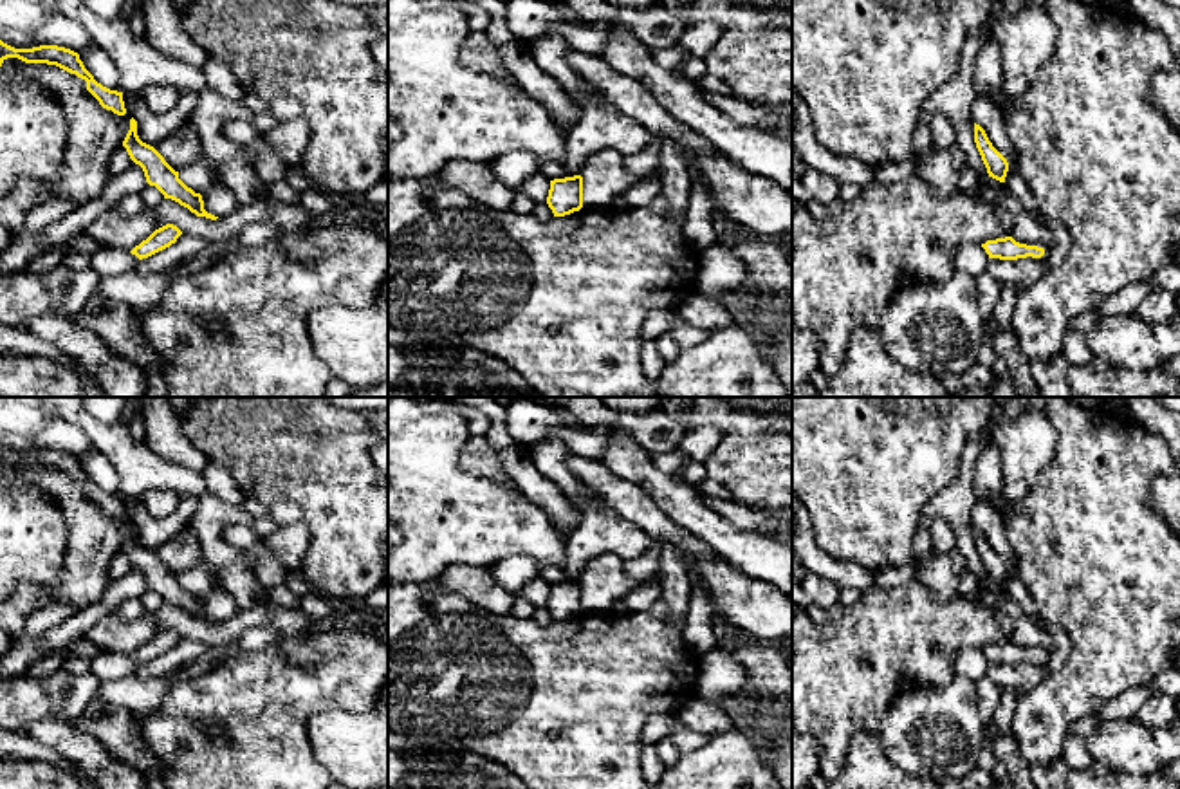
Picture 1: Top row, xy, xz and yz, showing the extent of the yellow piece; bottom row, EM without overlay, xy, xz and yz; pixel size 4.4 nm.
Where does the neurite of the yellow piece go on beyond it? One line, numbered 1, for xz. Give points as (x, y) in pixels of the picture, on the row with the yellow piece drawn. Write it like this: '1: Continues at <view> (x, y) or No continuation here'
1: No continuation here

